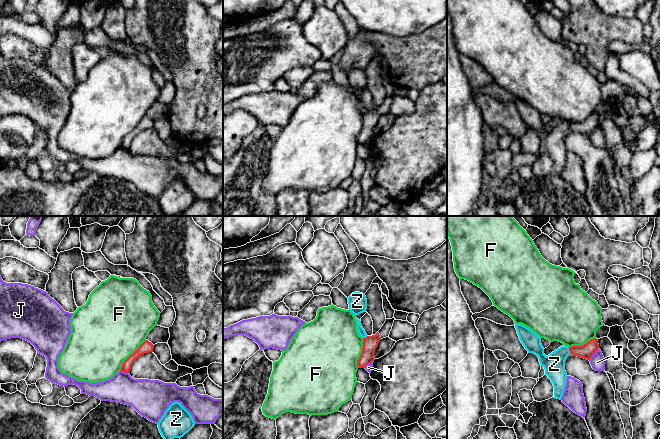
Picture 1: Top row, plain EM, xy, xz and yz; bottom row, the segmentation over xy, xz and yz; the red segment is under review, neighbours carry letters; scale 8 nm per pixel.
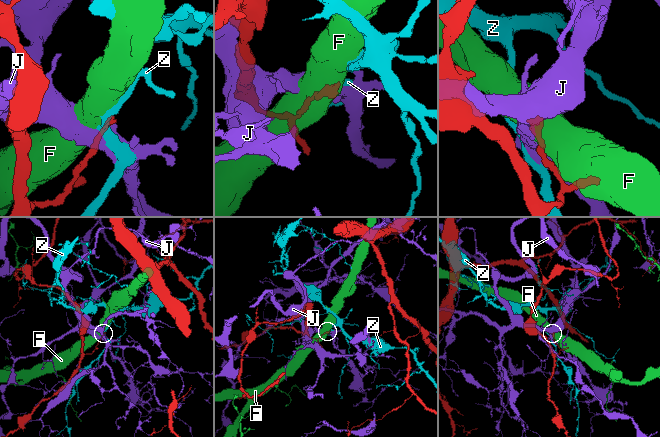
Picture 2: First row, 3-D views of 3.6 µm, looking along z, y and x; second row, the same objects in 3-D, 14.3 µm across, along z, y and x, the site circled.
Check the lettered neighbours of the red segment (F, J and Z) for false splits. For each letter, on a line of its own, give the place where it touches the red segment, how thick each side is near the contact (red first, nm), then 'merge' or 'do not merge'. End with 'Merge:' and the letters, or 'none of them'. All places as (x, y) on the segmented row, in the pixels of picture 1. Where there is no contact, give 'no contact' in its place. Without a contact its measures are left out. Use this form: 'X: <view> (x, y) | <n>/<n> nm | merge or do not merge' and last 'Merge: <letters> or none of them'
F: xy (130, 355) | 90/500 nm | do not merge
J: yz (594, 353) | 120/120 nm | do not merge
Z: yz (569, 350) | 120/180 nm | do not merge
Merge: none of them

